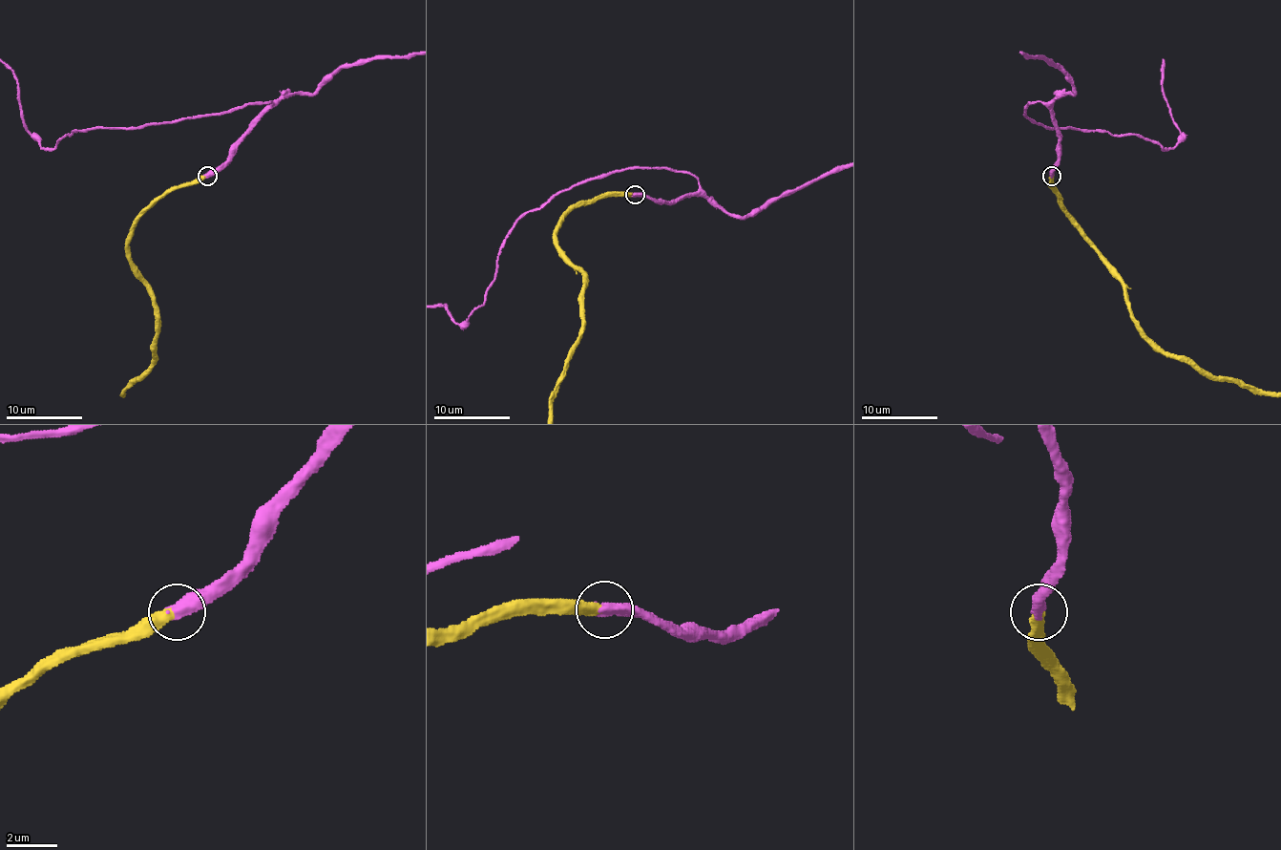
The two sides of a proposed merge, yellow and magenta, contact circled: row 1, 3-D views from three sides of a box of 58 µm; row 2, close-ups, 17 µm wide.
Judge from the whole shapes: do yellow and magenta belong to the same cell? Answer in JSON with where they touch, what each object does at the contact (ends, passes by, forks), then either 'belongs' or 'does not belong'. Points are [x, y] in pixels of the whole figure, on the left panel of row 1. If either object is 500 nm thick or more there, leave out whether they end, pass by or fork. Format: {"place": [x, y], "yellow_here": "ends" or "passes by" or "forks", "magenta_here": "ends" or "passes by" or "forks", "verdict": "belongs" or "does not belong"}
{"place": [207, 176], "verdict": "belongs"}

